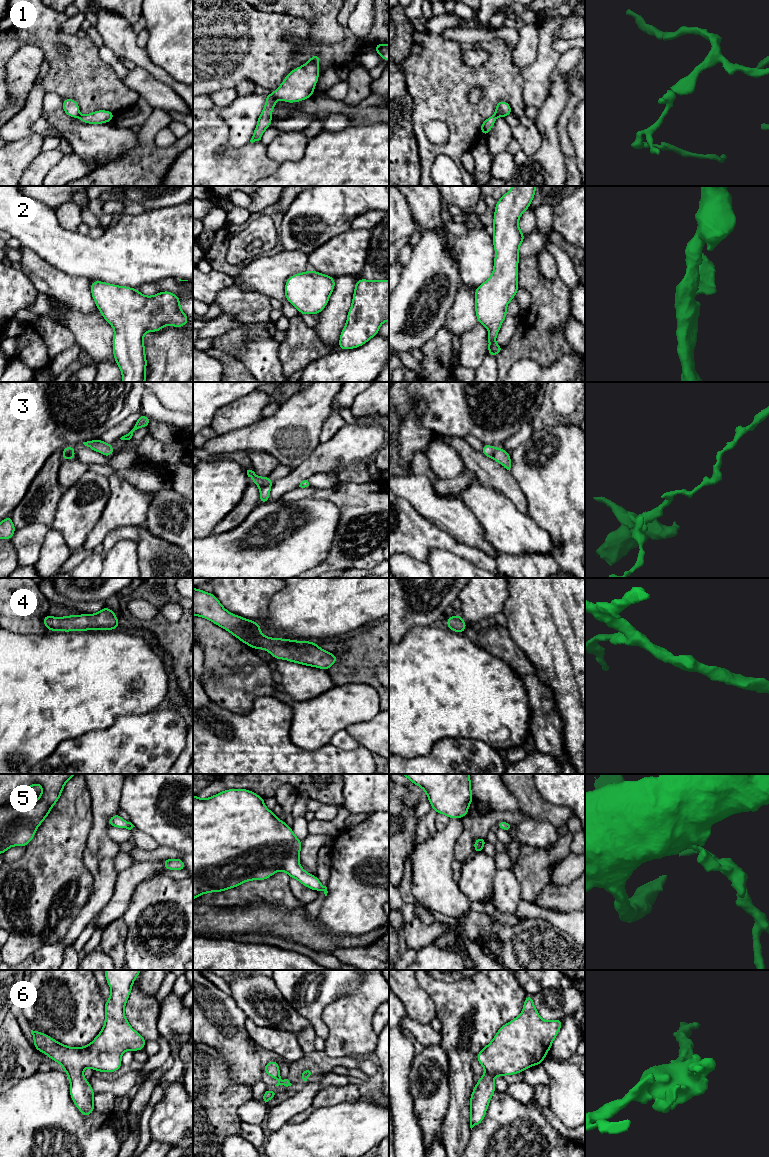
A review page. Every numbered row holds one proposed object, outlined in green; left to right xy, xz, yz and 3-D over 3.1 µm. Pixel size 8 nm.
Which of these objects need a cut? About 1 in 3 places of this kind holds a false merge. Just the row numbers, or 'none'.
1, 3

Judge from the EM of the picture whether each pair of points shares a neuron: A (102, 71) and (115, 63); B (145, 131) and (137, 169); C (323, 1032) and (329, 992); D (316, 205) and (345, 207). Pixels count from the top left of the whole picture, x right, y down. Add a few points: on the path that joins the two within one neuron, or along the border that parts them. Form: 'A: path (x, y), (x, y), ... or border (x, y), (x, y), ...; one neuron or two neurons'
A: border (98, 48), (100, 57), (113, 69), (121, 80); two neurons
B: path (145, 140), (145, 160); one neuron
C: path (316, 1022), (316, 1007), (321, 1002); one neuron
D: path (323, 207), (338, 207); one neuron

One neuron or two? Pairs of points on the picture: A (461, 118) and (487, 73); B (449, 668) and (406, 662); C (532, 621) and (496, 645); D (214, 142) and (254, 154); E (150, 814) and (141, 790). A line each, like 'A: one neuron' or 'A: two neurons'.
A: one neuron
B: one neuron
C: two neurons
D: one neuron
E: one neuron

